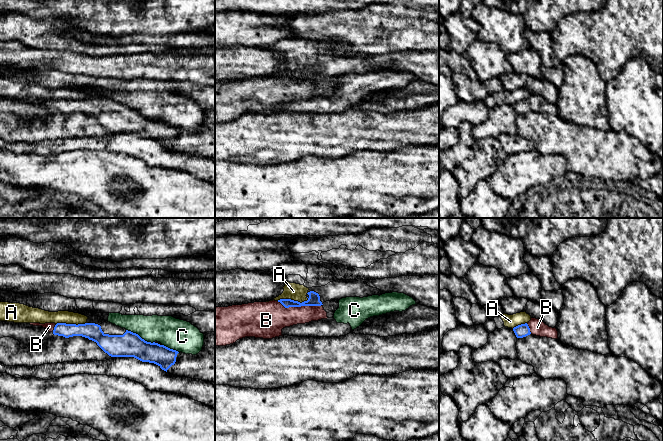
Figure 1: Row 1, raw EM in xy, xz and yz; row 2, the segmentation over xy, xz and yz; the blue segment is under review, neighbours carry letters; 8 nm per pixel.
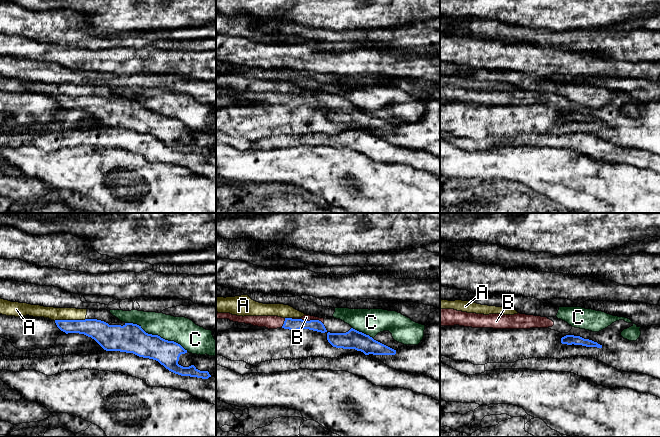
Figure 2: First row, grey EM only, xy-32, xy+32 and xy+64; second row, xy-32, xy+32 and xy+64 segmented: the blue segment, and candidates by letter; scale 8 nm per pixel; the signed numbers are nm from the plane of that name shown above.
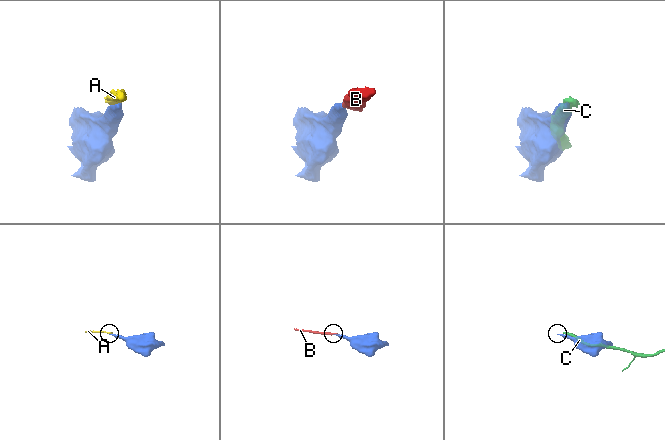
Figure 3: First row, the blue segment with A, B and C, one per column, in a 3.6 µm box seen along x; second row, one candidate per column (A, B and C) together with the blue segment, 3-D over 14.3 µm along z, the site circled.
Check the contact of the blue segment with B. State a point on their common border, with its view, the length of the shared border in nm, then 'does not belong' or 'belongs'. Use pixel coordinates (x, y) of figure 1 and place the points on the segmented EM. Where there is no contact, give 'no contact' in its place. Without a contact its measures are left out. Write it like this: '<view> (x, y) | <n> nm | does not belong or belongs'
xz (299, 306) | 360 nm | belongs

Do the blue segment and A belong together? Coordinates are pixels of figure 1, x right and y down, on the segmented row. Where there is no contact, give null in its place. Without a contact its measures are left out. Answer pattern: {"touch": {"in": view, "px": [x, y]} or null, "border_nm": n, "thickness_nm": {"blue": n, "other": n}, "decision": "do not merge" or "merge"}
{"touch": {"in": "xz", "px": [292, 300]}, "border_nm": 260, "thickness_nm": {"blue": 100, "other": 140}, "decision": "do not merge"}

